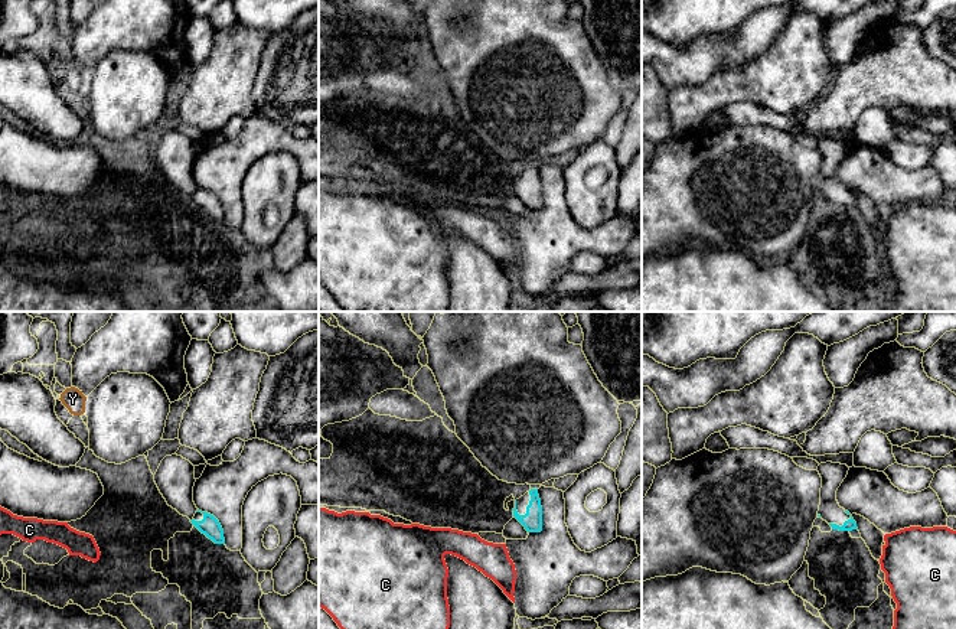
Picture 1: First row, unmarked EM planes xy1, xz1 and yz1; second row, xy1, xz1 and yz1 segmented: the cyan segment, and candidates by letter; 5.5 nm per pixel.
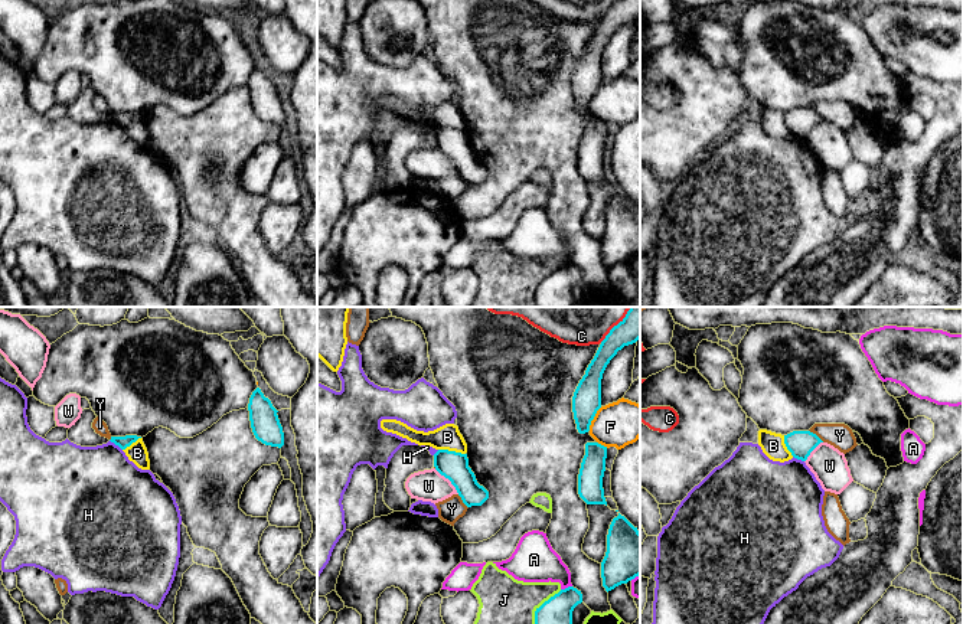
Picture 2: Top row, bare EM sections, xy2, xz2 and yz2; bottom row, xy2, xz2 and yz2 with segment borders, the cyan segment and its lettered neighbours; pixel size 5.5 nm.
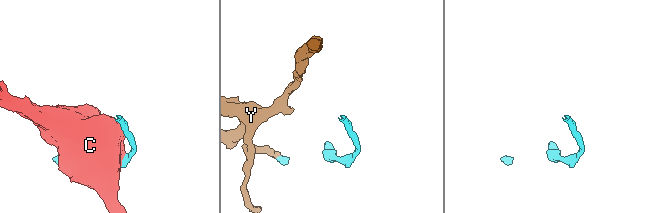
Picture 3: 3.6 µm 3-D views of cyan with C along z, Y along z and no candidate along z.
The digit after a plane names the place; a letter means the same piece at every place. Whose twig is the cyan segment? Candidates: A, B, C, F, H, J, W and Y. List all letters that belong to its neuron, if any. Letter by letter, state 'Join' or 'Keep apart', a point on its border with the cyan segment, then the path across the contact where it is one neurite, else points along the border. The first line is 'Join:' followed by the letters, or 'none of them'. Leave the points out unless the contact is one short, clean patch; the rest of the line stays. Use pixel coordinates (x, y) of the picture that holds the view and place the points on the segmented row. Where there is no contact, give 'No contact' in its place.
Join: none of them
A: Keep apart. Touches cyan at xz2 (565, 588)
B: Keep apart. Touches cyan at xz2 (451, 451). Boundary: xz2 (438, 448), (464, 454)
C: Keep apart. Touches cyan at xz2 (617, 324)
F: Keep apart. Touches cyan at xz2 (593, 418). Boundary: xz2 (601, 407), (588, 430)
H: Keep apart. Touches cyan at xy2 (116, 444). Boundary: xy2 (110, 440), (121, 450)
J: Keep apart. Touches cyan at xz2 (542, 604)
W: Keep apart. Touches cyan at xz2 (449, 479). Boundary: xz2 (434, 469), (459, 493)
Y: Keep apart. Touches cyan at yz2 (815, 434). Boundary: yz2 (809, 430), (823, 441)

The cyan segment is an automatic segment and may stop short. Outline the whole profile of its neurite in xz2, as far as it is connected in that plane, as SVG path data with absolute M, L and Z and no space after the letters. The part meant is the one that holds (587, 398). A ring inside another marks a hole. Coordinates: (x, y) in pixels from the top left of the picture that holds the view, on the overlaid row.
M630 307L626 317L601 342L585 375L572 396L572 412L580 434L590 431L591 421L601 408L601 379L610 360L624 346L640 339L640 307Z

